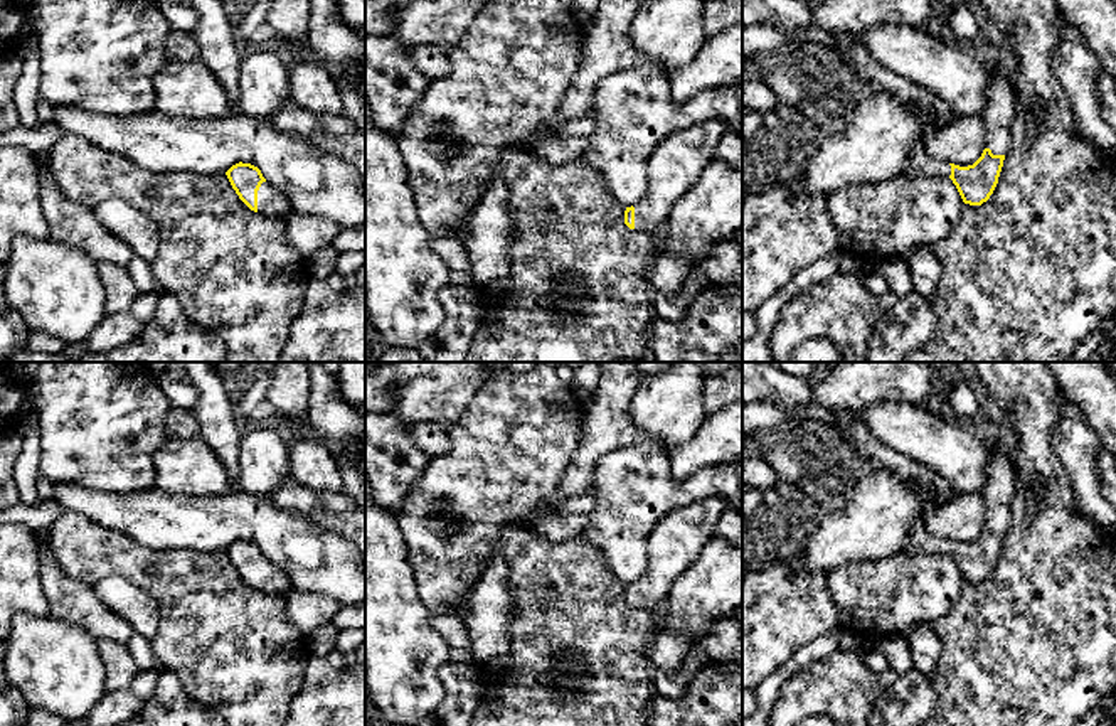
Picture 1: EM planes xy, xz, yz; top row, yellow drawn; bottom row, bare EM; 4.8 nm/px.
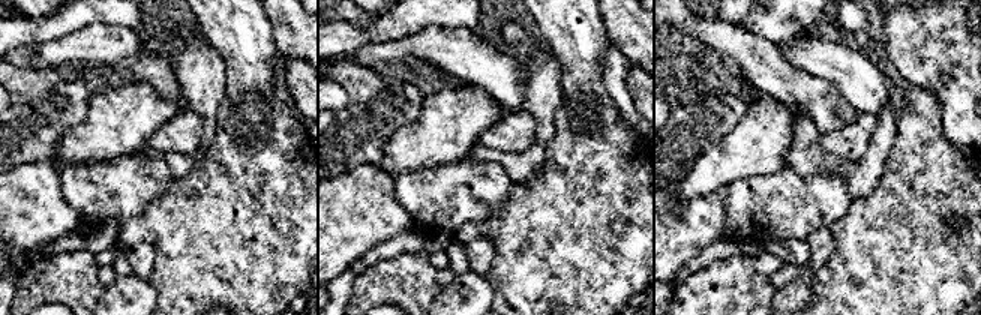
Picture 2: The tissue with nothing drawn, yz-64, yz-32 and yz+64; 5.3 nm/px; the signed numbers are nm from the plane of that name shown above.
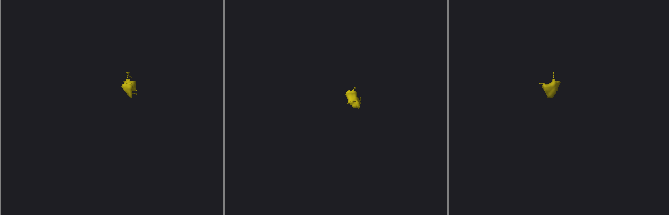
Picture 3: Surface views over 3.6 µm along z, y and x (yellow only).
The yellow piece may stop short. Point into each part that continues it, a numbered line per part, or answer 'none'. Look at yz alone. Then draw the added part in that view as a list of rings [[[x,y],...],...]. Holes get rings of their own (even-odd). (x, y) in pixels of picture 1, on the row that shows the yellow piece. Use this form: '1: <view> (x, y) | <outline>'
1: yz (999, 112) | [[[988,66],[986,104],[981,120],[986,125],[985,148],[993,155],[1007,155],[1012,145],[1012,121],[1015,115],[1015,89],[1003,67]]]
2: yz (918, 164) | [[[916,140],[912,143],[911,153],[906,158],[904,172],[906,177],[921,179],[921,177],[949,177],[951,165],[933,158],[924,147],[924,140]]]

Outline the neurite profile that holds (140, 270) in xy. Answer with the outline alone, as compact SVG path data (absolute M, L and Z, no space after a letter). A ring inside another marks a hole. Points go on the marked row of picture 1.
M135 254L126 268L140 293L146 293L158 288L153 276L151 263Z

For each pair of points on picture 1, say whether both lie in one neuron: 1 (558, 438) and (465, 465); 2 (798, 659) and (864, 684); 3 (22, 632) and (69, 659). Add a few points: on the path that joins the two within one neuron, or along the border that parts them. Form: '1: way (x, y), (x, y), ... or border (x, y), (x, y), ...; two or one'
1: way (534, 438), (522, 438), (495, 465), (488, 465); one
2: border (847, 652), (813, 659), (780, 689); two
3: way (34, 642), (51, 659), (58, 659); one

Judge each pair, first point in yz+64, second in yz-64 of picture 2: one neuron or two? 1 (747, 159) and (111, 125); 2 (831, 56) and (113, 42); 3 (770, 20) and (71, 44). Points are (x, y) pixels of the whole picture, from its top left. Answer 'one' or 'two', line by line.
1: one
2: one
3: two

